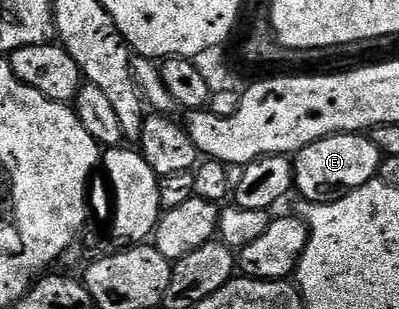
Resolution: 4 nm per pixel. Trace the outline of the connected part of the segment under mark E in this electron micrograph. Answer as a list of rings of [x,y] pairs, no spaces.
[[[338,133],[317,139],[317,143],[309,143],[309,147],[294,154],[294,192],[299,192],[307,203],[336,200],[343,194],[357,191],[357,187],[365,187],[370,181],[376,180],[383,159],[383,152],[377,147],[377,143],[363,133]]]

